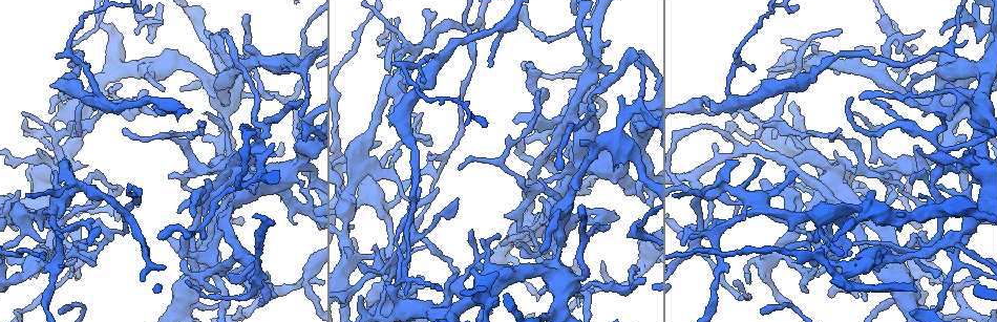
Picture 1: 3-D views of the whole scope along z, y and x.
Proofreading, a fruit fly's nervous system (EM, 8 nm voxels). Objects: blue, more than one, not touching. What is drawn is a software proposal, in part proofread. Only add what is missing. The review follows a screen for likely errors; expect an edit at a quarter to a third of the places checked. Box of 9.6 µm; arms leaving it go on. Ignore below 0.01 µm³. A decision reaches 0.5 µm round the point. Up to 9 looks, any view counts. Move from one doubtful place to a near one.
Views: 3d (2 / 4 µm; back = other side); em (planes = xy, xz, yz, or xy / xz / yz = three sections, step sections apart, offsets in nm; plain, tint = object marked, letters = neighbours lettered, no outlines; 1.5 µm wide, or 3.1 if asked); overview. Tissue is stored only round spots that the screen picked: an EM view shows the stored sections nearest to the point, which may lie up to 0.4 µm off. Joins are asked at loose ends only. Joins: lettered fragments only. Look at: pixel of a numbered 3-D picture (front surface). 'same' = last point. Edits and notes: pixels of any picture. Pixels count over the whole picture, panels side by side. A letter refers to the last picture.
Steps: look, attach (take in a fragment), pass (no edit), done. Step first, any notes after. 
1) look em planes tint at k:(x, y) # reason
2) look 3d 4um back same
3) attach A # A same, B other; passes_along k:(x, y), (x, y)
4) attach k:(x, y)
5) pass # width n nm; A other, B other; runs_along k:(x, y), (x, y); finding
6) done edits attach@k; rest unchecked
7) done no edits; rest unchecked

look 3d 2um at 1:(260, 305) # free end

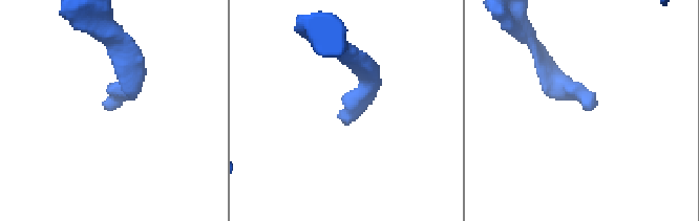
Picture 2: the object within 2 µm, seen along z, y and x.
look em planes letters at 2:(114, 108) # need the tissue

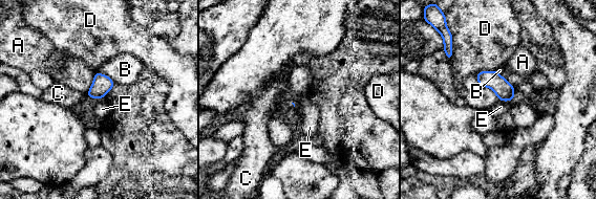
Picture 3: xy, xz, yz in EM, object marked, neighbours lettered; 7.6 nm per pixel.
pass # A other, B other, C other, D other, E other; border 3:(498, 98), (512, 100); no lettered fragment goes on from it

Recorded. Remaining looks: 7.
look em planes letters at 1:(151, 43) # branch stops here

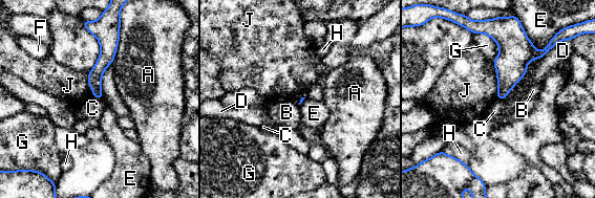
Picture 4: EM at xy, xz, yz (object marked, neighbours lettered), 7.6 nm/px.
pass # longest_contact E 440 nm; A other, B other, C other, D other, E other, F other, G other, H other, J other; no lettered fragment goes on from it

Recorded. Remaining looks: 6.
look em planes plain at 1:(538, 293)

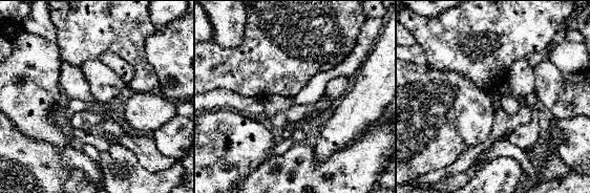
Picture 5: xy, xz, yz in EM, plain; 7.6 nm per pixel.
look em planes letters same

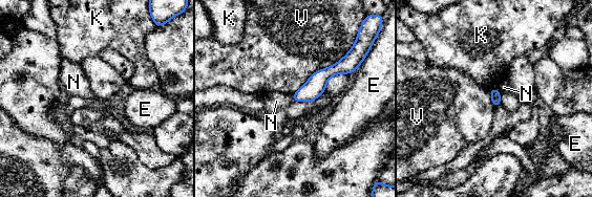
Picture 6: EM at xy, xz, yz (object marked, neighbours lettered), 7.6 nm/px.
pass # E other, K other, N other, V other; border 6:(497, 88), (500, 95); none of them fits

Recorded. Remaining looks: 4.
look em xz step 4 tint at 1:(737, 279) # branch stops here

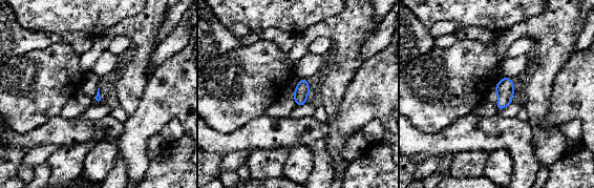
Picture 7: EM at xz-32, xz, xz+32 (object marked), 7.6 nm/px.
look em planes letters same

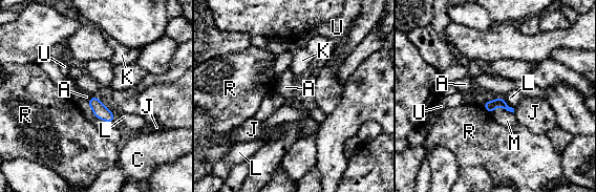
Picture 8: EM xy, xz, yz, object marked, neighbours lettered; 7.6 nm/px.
pass # A other, C other, J other, K other, L other, M other, R other, U other; border 8:(497, 97), (483, 104); none of them fits

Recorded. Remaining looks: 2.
done no edits; rest unchecked

